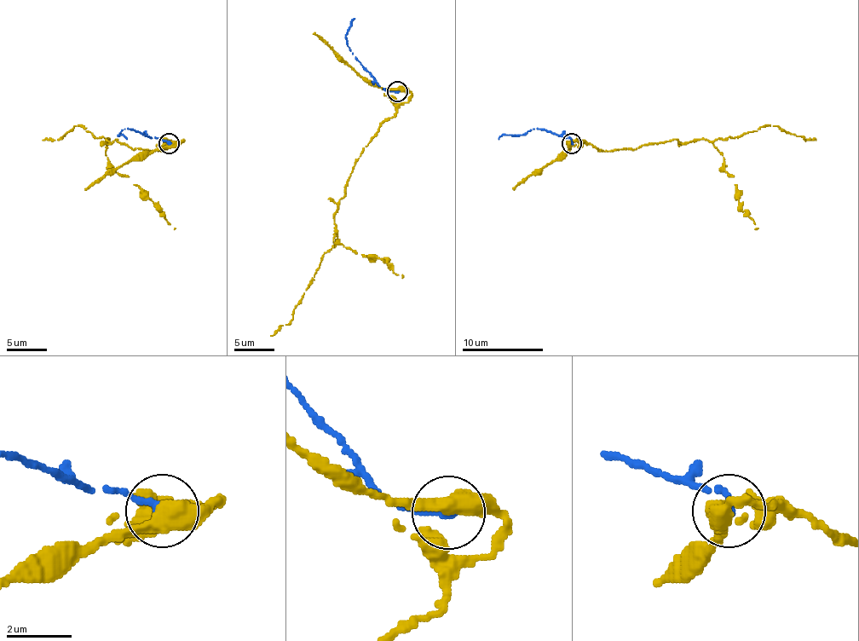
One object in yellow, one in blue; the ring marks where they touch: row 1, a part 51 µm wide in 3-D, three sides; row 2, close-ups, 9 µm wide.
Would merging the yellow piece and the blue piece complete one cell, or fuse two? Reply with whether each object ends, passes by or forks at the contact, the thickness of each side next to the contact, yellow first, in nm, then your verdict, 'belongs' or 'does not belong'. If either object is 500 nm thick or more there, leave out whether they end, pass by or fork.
yellow passes by; blue ends there; 440 nm thick on the yellow side, 280 nm on the other; does not belong

